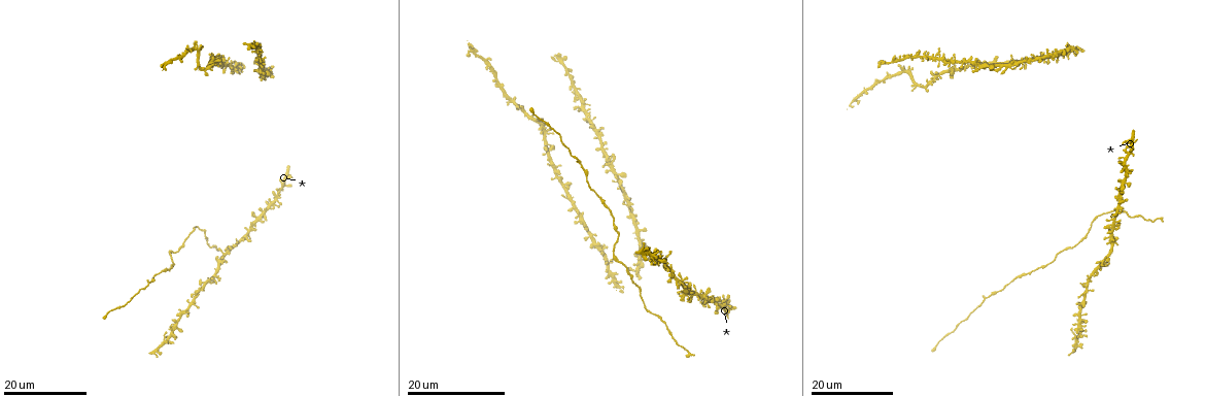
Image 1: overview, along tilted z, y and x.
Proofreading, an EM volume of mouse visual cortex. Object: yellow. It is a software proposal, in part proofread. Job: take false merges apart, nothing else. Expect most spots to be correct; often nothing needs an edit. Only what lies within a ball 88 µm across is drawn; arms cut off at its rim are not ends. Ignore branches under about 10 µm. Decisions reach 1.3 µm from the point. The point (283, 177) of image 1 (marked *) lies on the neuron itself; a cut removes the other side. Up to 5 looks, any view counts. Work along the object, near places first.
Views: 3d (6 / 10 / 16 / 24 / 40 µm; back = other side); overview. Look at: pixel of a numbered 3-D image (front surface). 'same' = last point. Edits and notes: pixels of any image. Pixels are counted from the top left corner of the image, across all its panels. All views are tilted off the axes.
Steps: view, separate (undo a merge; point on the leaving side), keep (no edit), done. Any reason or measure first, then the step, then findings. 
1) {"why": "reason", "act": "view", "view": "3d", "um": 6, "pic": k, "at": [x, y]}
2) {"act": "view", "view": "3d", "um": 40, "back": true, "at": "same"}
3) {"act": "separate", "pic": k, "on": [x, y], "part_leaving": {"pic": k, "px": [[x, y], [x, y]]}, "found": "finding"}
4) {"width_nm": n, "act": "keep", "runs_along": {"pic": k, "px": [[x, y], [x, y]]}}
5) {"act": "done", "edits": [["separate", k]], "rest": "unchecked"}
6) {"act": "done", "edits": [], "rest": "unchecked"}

{"why": "narrows sharply", "act": "view", "view": "3d", "um": 16, "pic": 1, "at": [984, 299]}

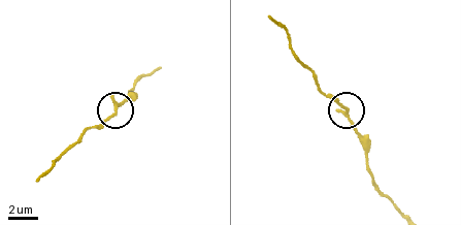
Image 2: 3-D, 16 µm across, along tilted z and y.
{"act": "view", "view": "3d", "um": 6, "pic": 2, "at": [113, 117]}

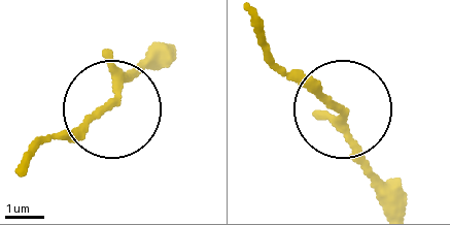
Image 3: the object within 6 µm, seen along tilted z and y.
{"act": "view", "view": "3d", "um": 6, "back": true, "pic": 3, "at": [107, 106]}

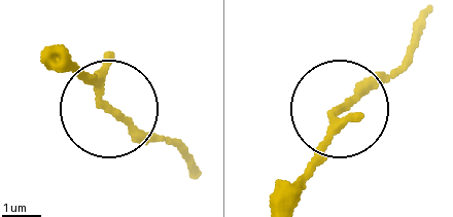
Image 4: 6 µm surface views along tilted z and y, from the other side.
{"act": "keep", "runs_along": {"pic": 4, "px": [[70, 62], [186, 165]]}, "found": "continuous, no second neuron"}

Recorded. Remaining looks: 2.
{"why": "calibre changes", "act": "view", "view": "3d", "um": 24, "pic": 1, "at": [164, 271]}

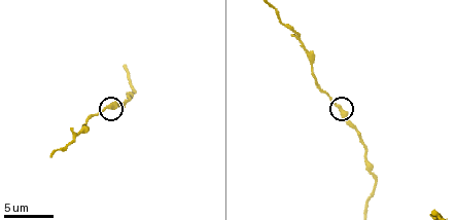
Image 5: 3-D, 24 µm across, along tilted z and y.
{"act": "view", "view": "3d", "um": 6, "pic": 5, "at": [111, 106]}

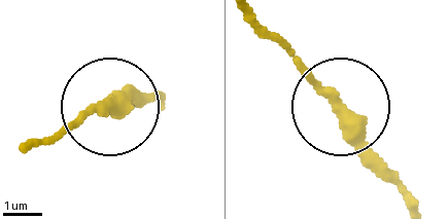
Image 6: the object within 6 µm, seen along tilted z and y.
{"width_nm": 310, "act": "keep", "runs_along": {"pic": 6, "px": [[161, 94], [89, 110], [66, 135]]}, "found": "all the same neuron"}

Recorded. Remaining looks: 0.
{"act": "done", "edits": [], "rest": "unchecked"}

